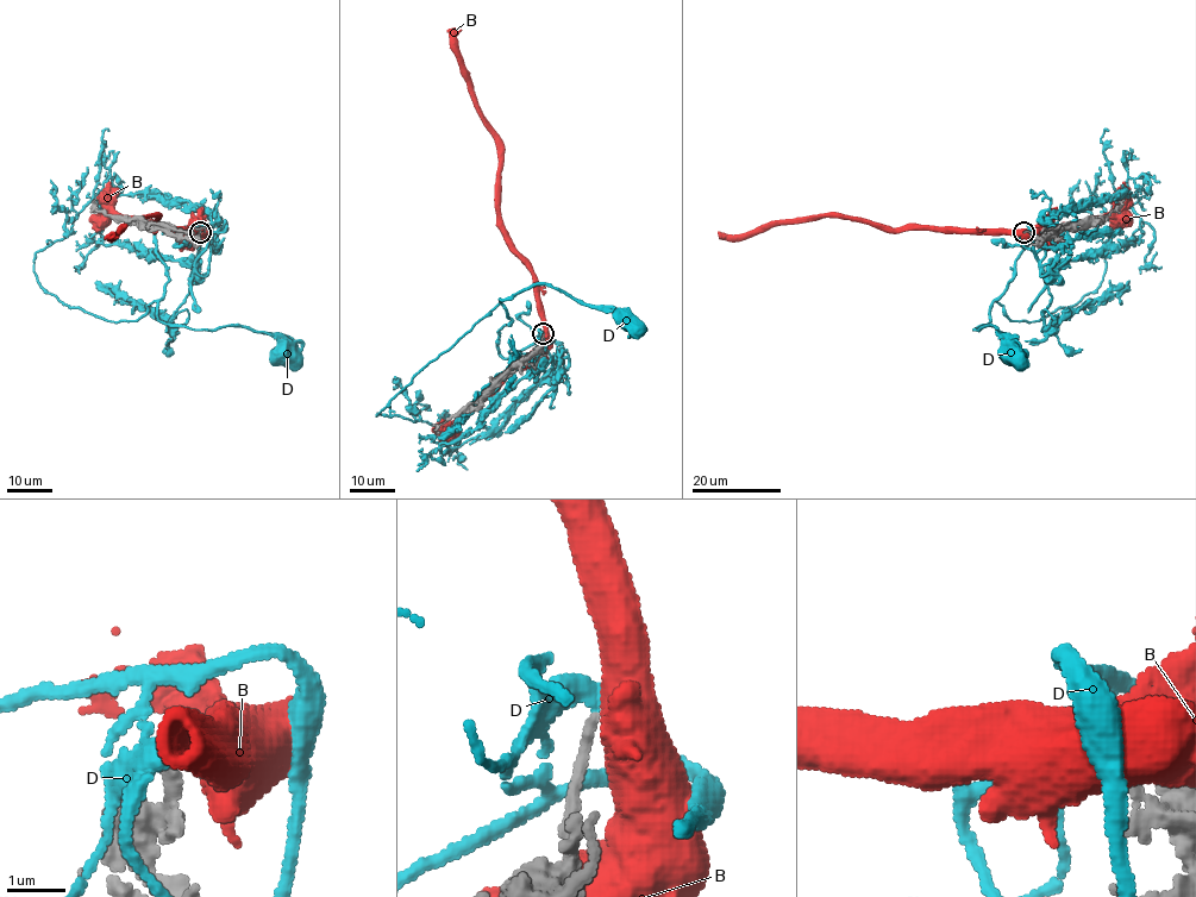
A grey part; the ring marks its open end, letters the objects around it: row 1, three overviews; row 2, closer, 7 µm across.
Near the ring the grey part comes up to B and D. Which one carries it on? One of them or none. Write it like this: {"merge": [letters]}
{"merge": ["D"]}

